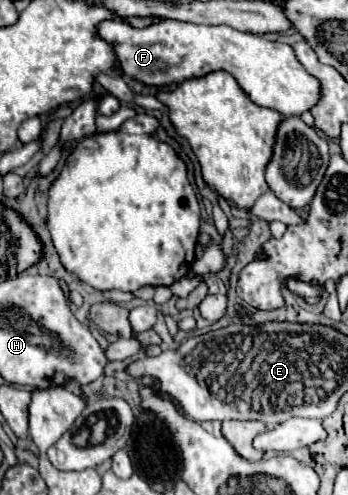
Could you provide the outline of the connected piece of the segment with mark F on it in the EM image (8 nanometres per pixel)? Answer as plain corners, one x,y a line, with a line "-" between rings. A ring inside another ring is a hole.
159,19
139,29
127,21
101,21
97,25
97,35
103,37
115,49
115,57
119,57
119,75
143,85
175,87
187,79
205,77
207,73
213,73
213,71
227,71
237,79
239,87
247,93
247,97
253,103
275,109
287,117
301,115
303,111
309,111
319,101
319,81
303,69
303,65
295,59
295,53
289,45
273,43
259,35
243,33
227,25
197,25
197,23

